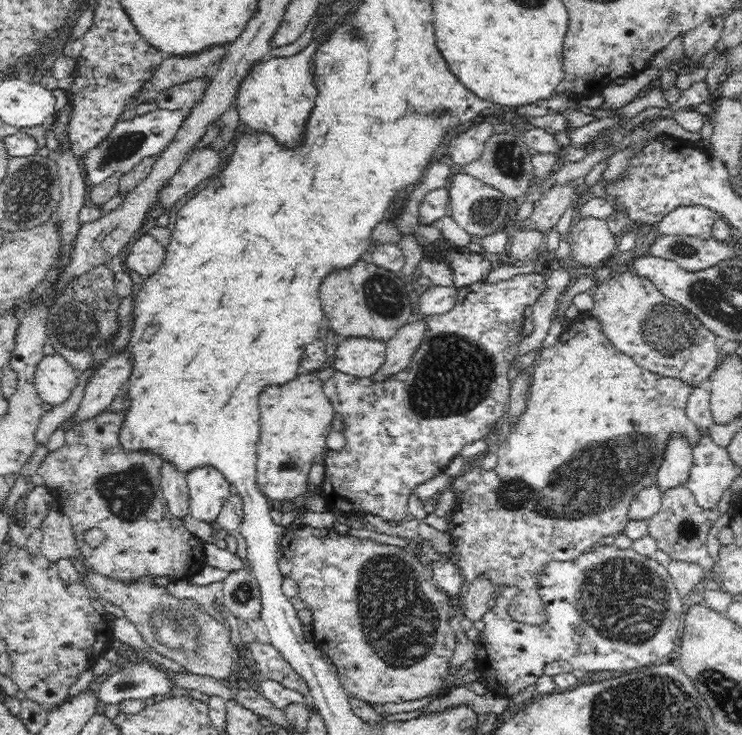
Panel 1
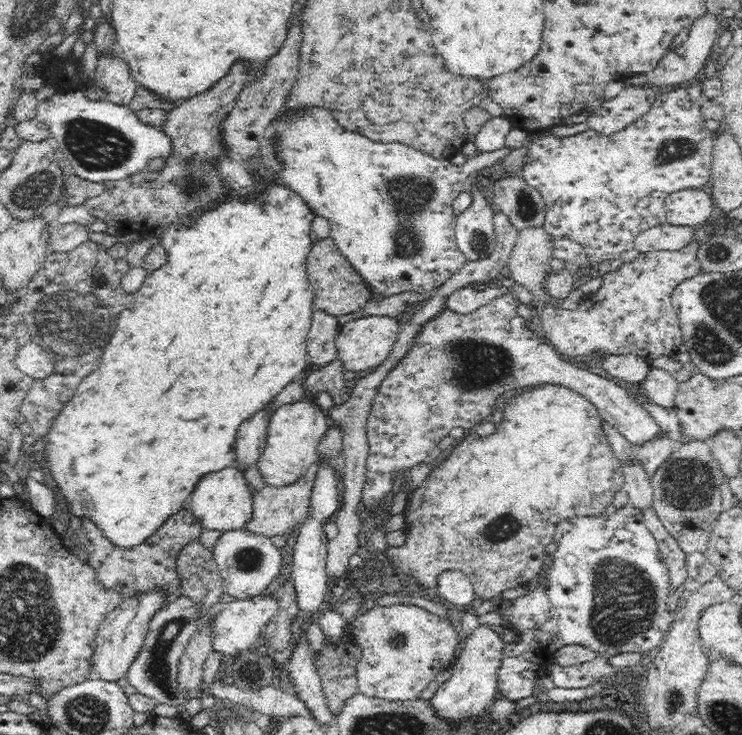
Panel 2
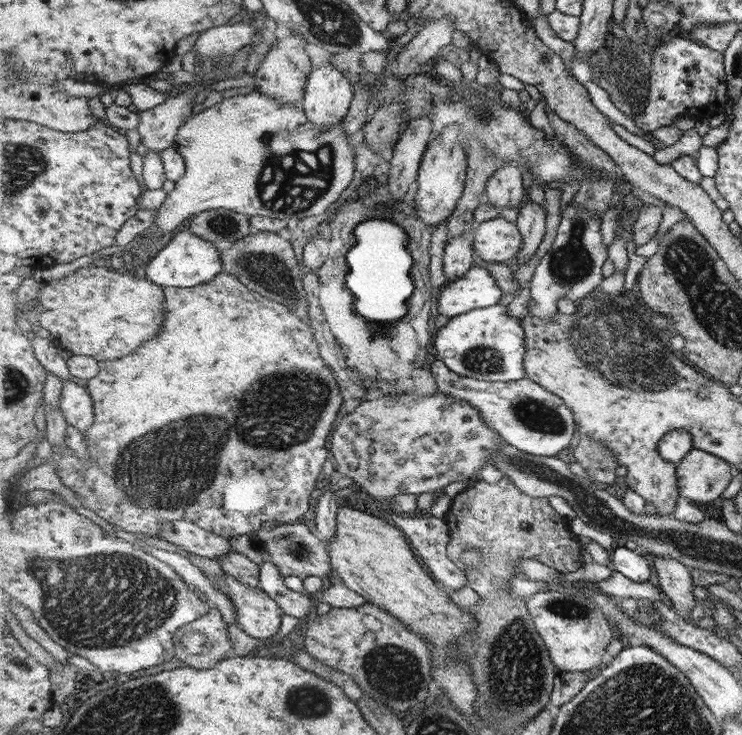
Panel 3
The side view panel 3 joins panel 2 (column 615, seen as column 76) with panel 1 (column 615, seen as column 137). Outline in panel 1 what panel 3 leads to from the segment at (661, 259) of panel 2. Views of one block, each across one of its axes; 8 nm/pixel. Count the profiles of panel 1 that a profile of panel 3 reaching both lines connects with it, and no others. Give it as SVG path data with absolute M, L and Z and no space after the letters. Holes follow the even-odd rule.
M627 269L596 284L591 299L590 308L582 311L582 315L595 320L610 346L619 354L636 361L641 368L660 377L679 380L692 389L702 386L702 382L709 380L718 368L721 354L717 336L683 306L666 298L647 276Z

